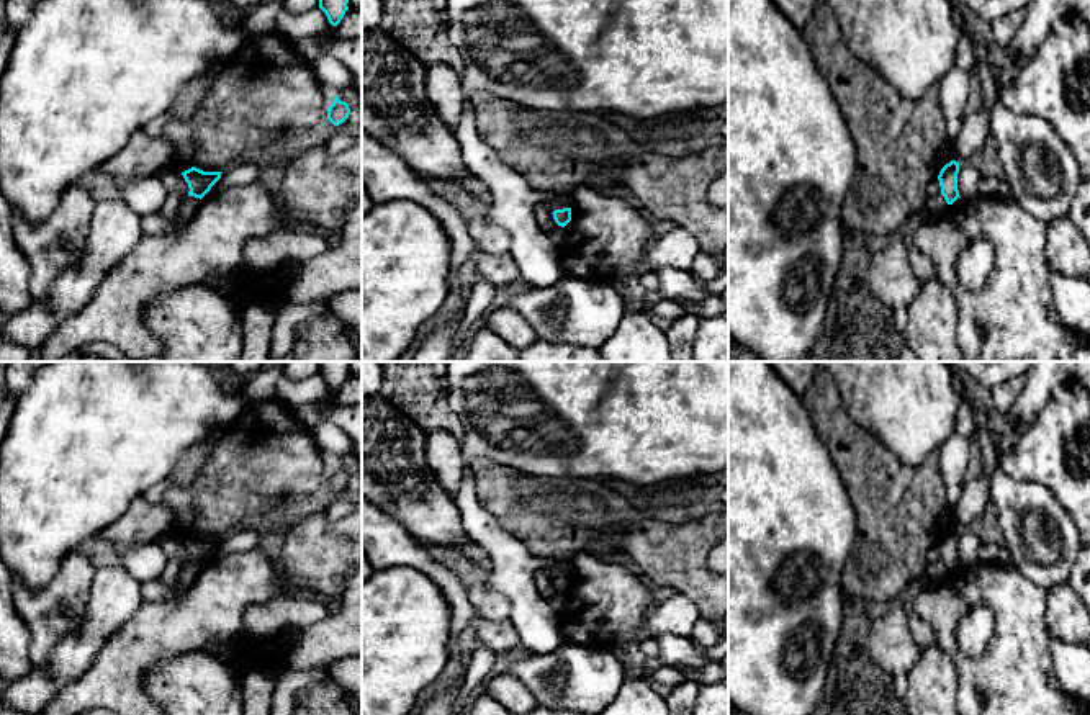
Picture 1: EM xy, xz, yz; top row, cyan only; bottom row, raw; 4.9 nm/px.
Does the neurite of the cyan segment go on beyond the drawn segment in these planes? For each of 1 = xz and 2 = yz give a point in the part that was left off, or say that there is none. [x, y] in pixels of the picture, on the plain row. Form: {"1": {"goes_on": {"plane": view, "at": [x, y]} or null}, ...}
{"1": {"goes_on": null}, "2": {"goes_on": null}}

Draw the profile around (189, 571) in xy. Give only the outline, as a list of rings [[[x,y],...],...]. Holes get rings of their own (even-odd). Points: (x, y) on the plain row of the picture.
[[[195,563],[182,564],[177,579],[183,584],[183,587],[191,587],[195,579],[198,578],[201,566]]]

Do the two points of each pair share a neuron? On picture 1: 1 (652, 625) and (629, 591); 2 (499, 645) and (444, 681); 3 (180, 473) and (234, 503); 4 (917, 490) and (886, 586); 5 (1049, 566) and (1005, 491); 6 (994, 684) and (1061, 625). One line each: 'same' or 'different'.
1: same
2: same
3: different
4: same
5: same
6: different

